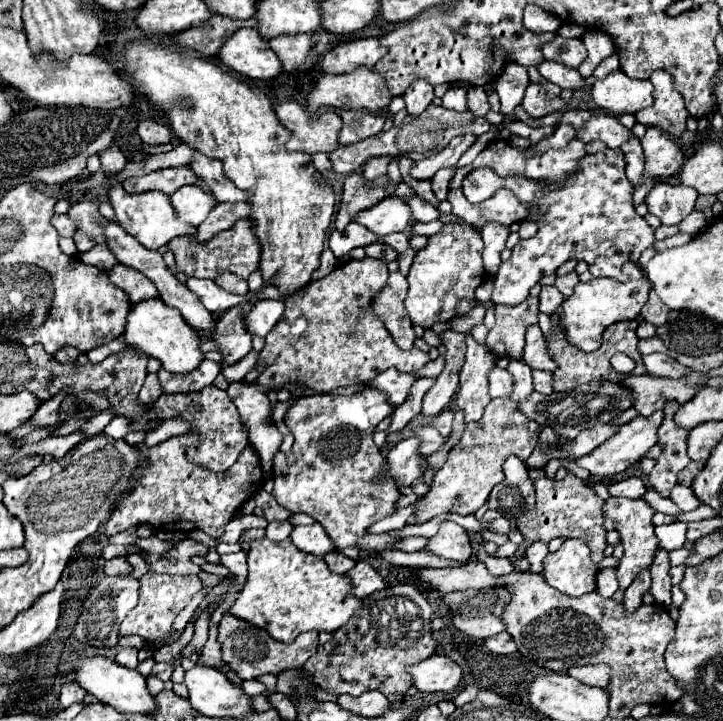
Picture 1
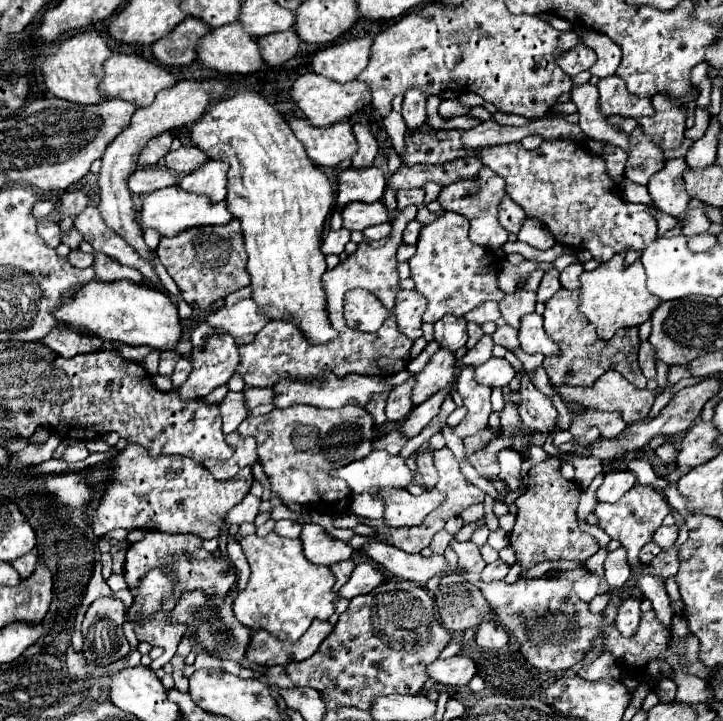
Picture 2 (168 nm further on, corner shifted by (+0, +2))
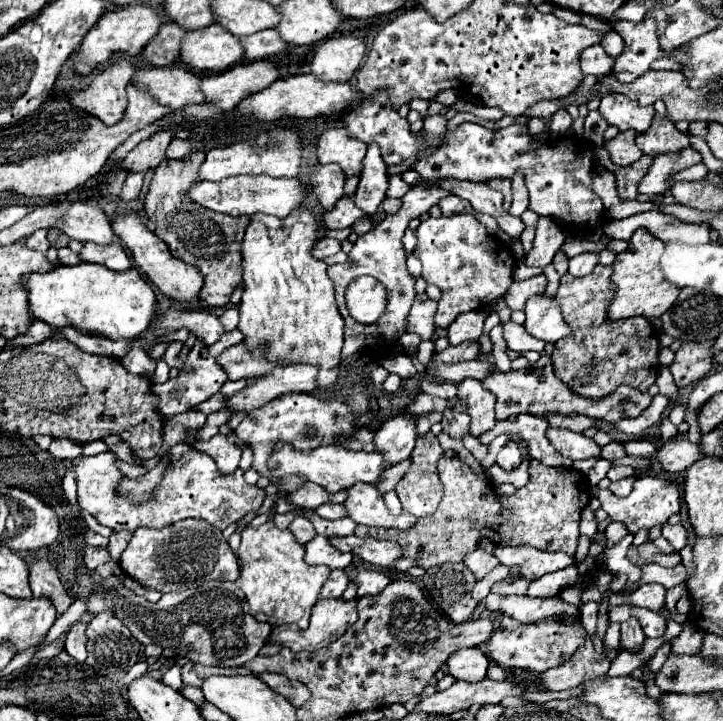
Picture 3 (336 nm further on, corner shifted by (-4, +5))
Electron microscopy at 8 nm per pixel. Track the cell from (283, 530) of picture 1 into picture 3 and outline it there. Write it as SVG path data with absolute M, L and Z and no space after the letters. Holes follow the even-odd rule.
M295 517L291 523L289 523L289 531L295 535L295 539L305 545L309 539L313 539L315 535L315 529L313 529L313 523L307 519L307 517Z

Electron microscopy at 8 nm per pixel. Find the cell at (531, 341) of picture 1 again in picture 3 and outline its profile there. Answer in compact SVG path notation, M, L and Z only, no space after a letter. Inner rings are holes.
M545 295L531 297L527 301L525 315L527 315L525 321L527 333L545 343L557 343L559 339L571 333L569 325L561 319L557 303L553 299L547 299Z

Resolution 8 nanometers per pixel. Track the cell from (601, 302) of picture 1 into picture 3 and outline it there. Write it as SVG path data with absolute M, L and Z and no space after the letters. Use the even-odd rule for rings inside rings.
M639 227L633 233L627 251L617 255L617 259L613 263L611 281L615 285L615 295L607 309L609 321L627 319L627 317L635 317L635 315L641 315L645 319L657 319L675 303L675 299L679 295L679 287L673 287L671 283L667 283L663 279L663 275L659 271L661 253L663 253L663 243L659 239L655 239L645 227Z

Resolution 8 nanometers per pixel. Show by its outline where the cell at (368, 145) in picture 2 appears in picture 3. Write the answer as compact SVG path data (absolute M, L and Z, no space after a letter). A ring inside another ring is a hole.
M369 145L367 155L363 159L363 173L359 187L355 191L355 203L361 207L365 213L373 215L377 213L381 201L385 199L387 191L387 165L381 159L381 153L377 145Z

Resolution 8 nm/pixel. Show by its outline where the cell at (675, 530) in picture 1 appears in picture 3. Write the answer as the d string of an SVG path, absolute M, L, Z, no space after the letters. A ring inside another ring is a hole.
M665 523L663 525L663 537L673 545L675 551L679 551L687 543L687 529L681 523L679 525Z

